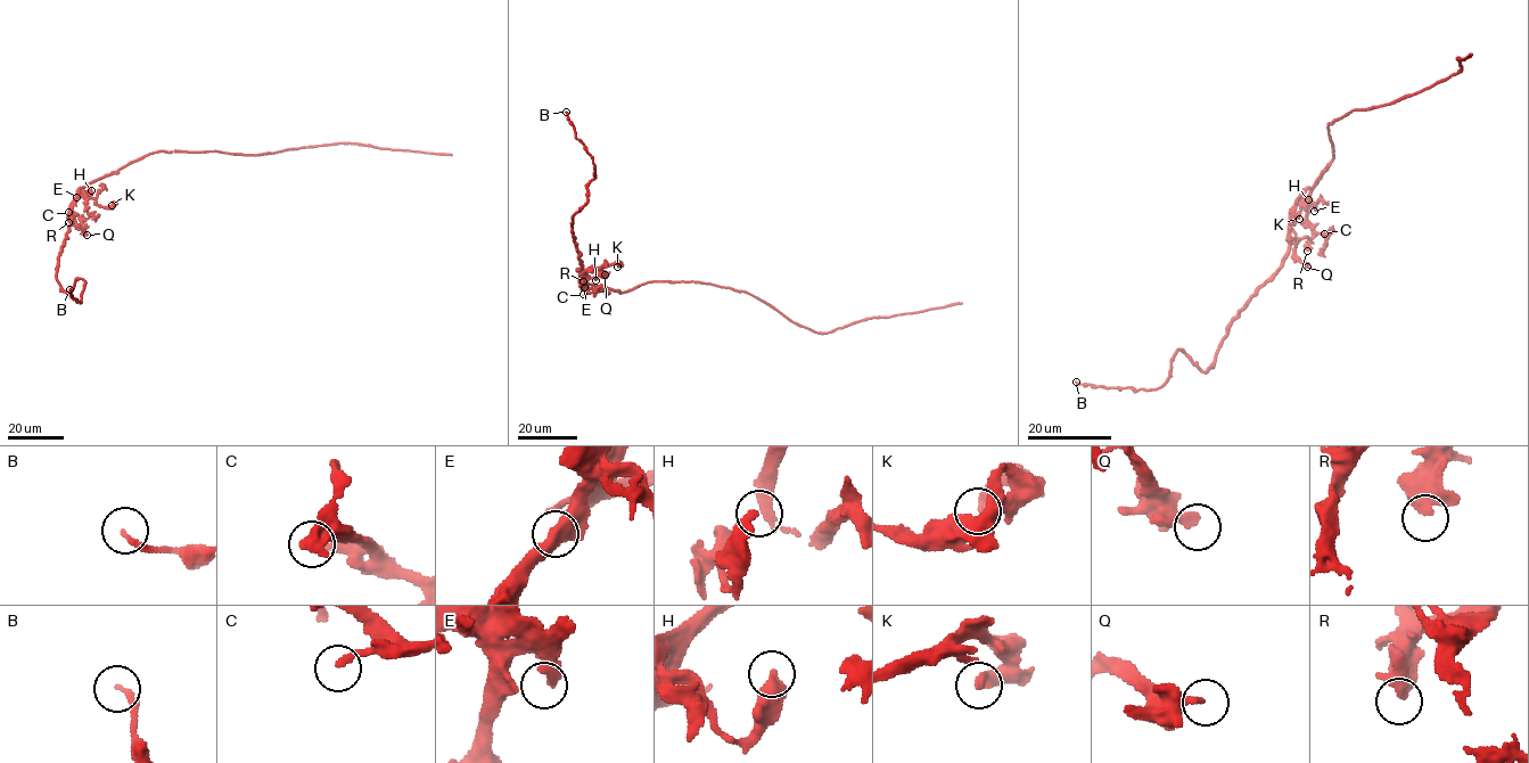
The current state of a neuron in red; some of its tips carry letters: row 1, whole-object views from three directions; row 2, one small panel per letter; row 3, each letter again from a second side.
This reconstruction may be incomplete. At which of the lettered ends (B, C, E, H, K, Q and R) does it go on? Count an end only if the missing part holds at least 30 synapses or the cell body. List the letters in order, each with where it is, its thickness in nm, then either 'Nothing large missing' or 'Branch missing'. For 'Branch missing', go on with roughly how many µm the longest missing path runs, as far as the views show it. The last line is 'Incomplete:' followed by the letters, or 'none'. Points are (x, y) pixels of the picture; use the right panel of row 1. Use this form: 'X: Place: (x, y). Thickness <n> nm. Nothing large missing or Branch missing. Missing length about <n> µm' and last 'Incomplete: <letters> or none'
B: Place: (1076, 382). Thickness 200 nm. Nothing large missing
C: Place: (1324, 234). Thickness 180 nm. Nothing large missing
E: Place: (1314, 211). Thickness 320 nm. Nothing large missing
H: Place: (1308, 199). Thickness 340 nm. Nothing large missing
K: Place: (1299, 219). Thickness 280 nm. Nothing large missing
Q: Place: (1307, 267). Thickness 320 nm. Nothing large missing
R: Place: (1307, 251). Thickness 360 nm. Nothing large missing
Incomplete: none

